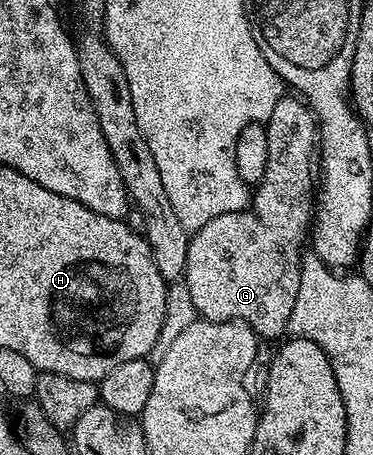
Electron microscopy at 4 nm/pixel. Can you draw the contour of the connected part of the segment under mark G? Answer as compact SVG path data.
M283 96L266 117L265 128L269 143L265 175L254 186L249 201L249 209L255 213L242 211L217 215L205 229L194 230L189 237L189 255L182 275L189 287L189 296L193 298L193 307L197 307L202 320L244 321L260 339L282 338L288 332L289 315L293 315L293 303L297 303L297 287L301 287L302 245L305 245L313 220L311 160L317 157L315 114L298 96Z

